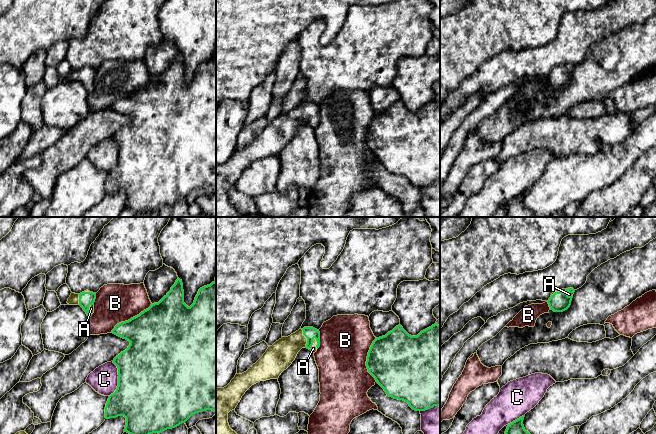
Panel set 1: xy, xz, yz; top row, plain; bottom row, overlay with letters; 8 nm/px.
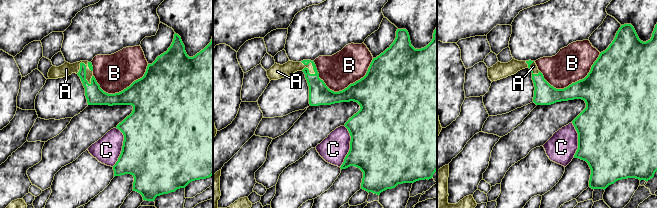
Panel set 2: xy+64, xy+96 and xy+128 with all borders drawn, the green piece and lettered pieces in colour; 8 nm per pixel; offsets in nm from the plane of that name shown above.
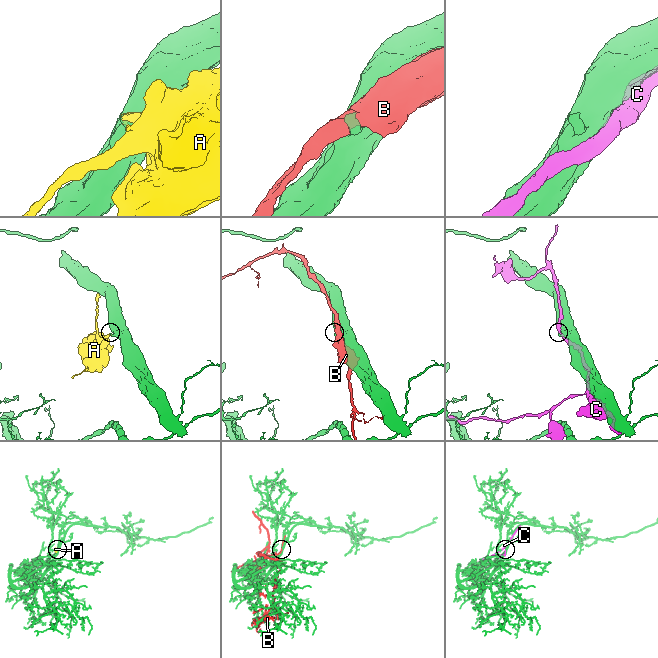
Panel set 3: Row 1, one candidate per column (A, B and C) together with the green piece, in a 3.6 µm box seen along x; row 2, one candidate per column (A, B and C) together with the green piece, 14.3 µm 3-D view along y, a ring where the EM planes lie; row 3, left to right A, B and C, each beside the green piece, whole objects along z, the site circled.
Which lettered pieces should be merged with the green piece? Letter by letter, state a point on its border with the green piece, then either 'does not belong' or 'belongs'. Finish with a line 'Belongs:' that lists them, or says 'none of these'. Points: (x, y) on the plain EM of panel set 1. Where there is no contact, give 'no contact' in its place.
A: contact xz (312, 119); belongs
B: contact xy (131, 94); does not belong
C: contact xy (118, 155); does not belong
Belongs: A

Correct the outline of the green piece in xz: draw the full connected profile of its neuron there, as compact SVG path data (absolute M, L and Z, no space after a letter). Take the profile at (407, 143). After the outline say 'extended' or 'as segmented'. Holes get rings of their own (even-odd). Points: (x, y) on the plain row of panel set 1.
M437 99L417 112L409 111L398 101L385 112L376 114L366 142L387 172L407 178L415 187L440 183L440 101Z | as segmented

